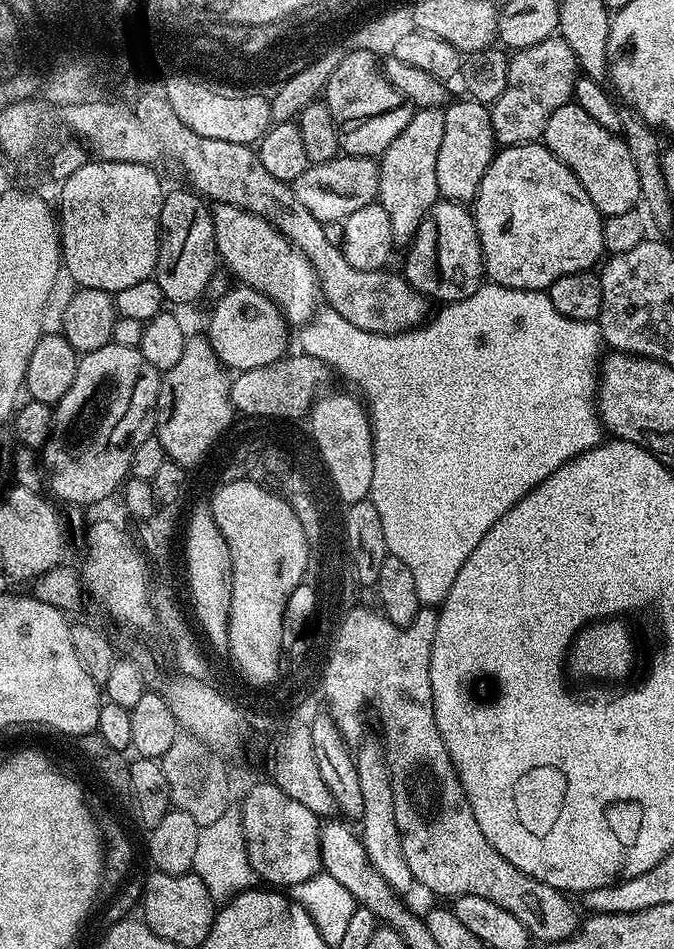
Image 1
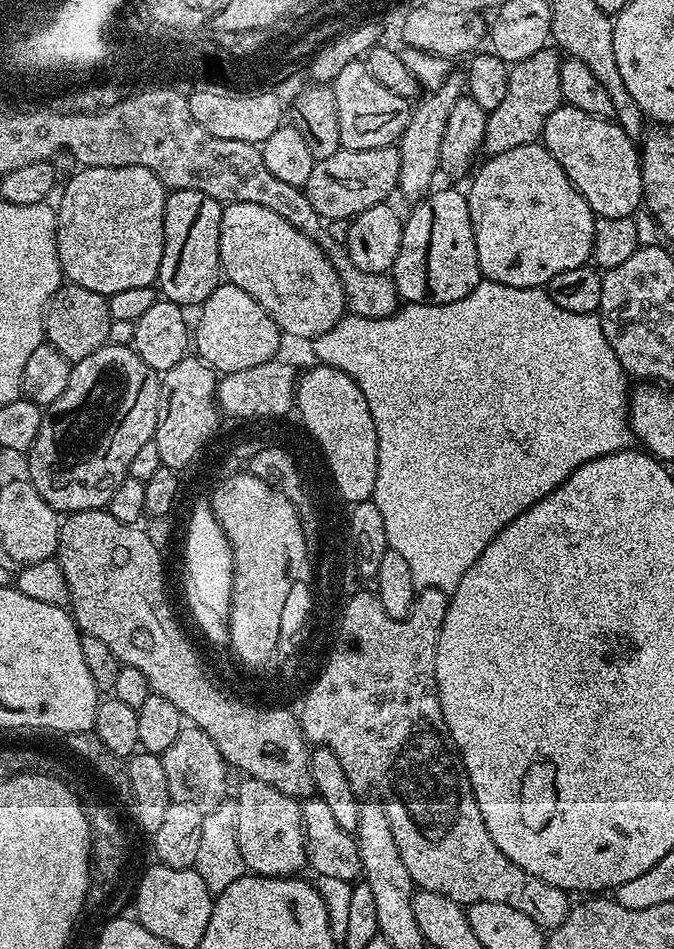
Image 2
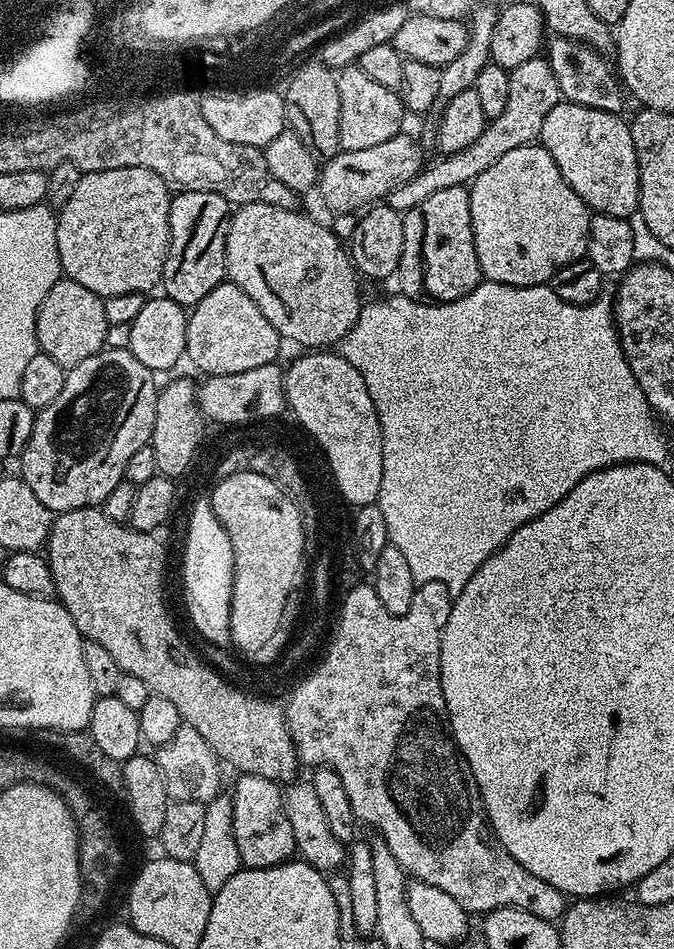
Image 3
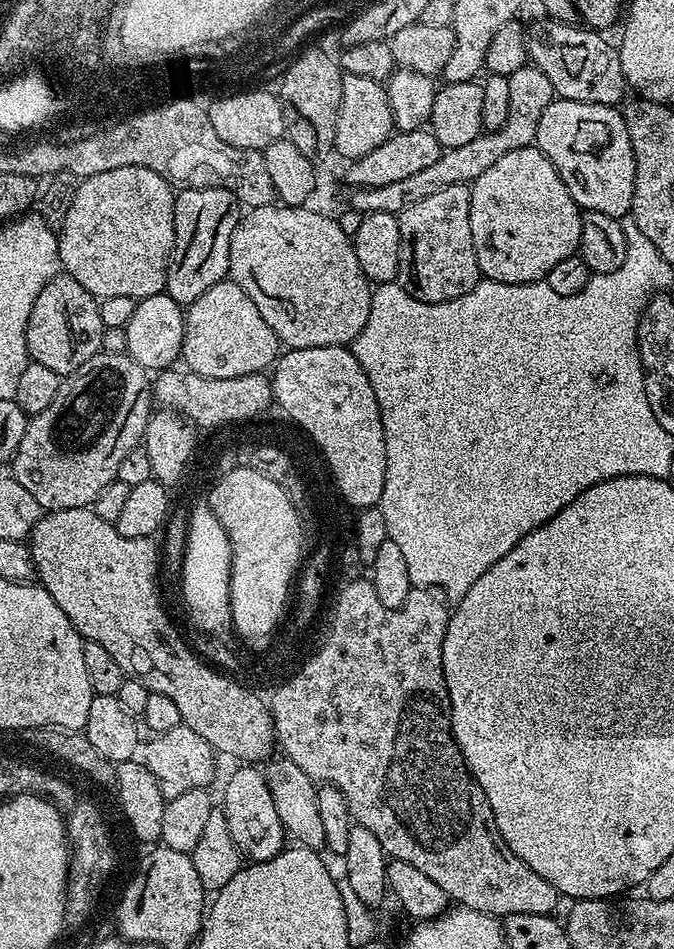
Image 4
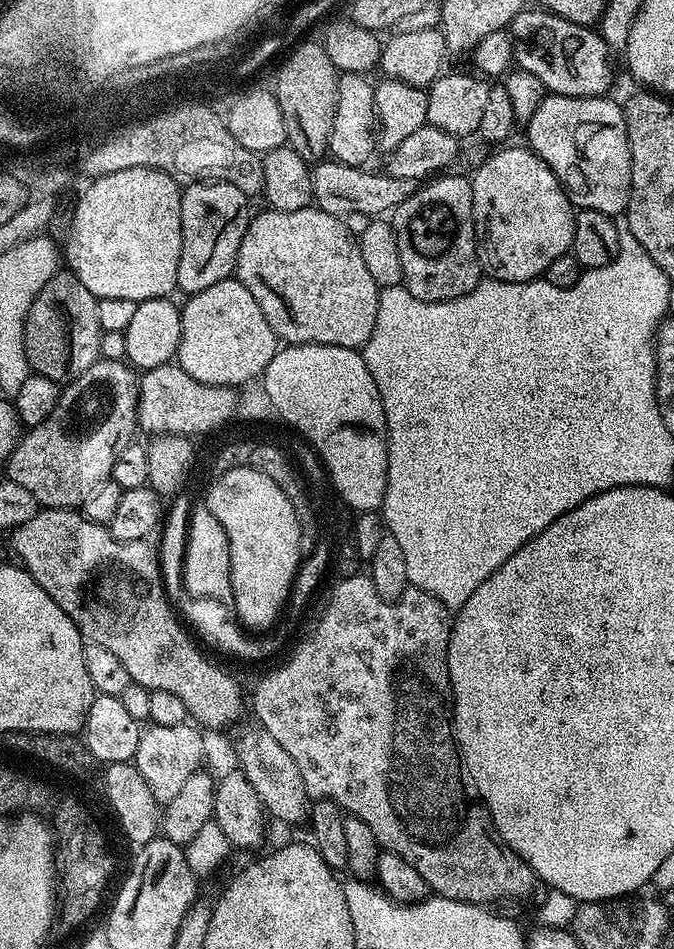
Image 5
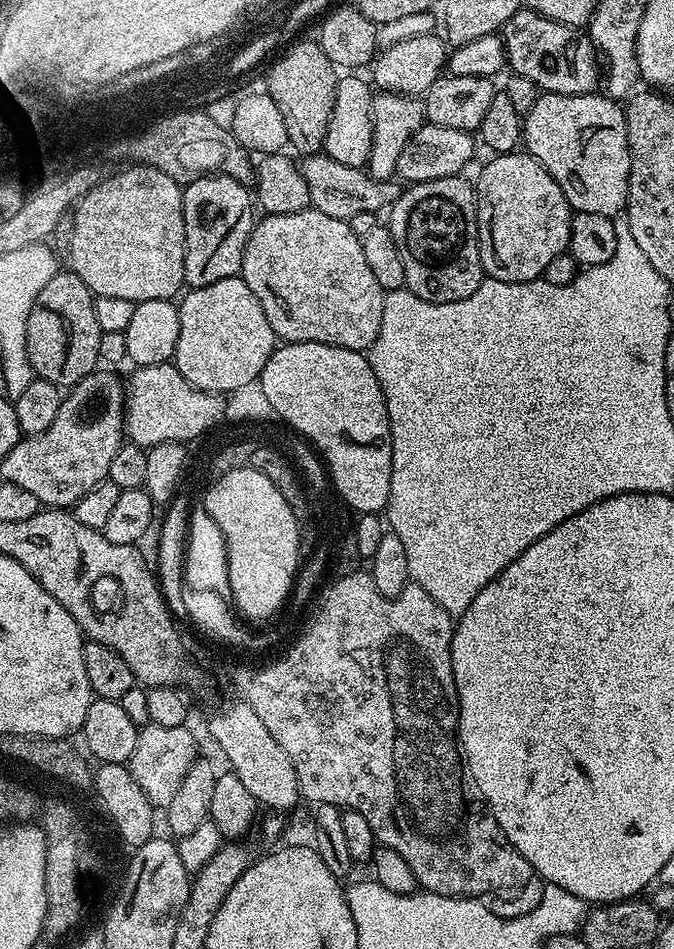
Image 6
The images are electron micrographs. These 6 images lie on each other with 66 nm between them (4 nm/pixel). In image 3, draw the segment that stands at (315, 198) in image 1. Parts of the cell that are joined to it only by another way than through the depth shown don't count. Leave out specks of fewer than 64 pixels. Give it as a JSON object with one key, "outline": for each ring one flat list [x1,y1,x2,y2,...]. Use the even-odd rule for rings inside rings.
{"outline":[[401,134,386,138,386,142,367,150,341,150,332,159,323,161,318,172,318,193,332,212,352,212,355,208,364,210,383,201,388,192,402,186,402,182,410,182,421,167,420,148,415,138]]}

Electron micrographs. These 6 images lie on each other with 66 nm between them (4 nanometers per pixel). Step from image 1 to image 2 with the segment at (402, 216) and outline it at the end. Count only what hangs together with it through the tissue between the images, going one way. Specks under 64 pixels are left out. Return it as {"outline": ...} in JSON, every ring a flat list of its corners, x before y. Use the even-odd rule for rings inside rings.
{"outline":[[449,71,448,80,445,84,435,89,431,94,425,95,412,108,412,116,408,120,406,130,398,141,400,149,400,183,398,192,399,195,402,194,406,199,412,200,411,202,419,201,433,187,432,179,438,176,440,172,442,134,446,134,446,122,450,118,450,110,454,110,454,102,465,95,465,84,466,76,463,71]]}

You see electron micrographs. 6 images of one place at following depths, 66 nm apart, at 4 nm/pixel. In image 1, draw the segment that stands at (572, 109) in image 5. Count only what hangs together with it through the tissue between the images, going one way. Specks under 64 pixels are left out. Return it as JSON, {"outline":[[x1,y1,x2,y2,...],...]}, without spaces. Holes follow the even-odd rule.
{"outline":[[574,102,558,106,550,114,550,122,546,122,542,143,582,182,582,190,590,194,590,202,594,202,601,216,626,214,641,203,638,170,630,150,616,132,598,126,582,106]]}

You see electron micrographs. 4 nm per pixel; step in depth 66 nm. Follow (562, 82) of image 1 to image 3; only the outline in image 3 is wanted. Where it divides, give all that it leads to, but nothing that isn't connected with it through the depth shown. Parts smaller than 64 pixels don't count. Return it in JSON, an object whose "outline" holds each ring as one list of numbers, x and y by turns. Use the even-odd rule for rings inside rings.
{"outline":[[544,58,522,62,522,66,509,71,508,77,510,94,506,101,506,110,491,117,484,133,474,138,474,142,470,142,466,150,445,155,440,158,444,160,436,160,433,164,427,163,421,167,418,174,414,174,414,178,410,178,410,182,402,182,402,186,390,190,386,197,389,208,403,214,418,206,418,202,426,202,430,194,438,194,438,190,446,190,450,186,471,185,476,176,482,174,482,170,494,166,494,162,498,162,498,158,504,157,508,151,518,150,518,146,535,144,539,141,542,122,546,122,546,114,550,114,550,110,554,110,554,106,562,100,558,78,554,78,554,70,550,70,548,61]]}

